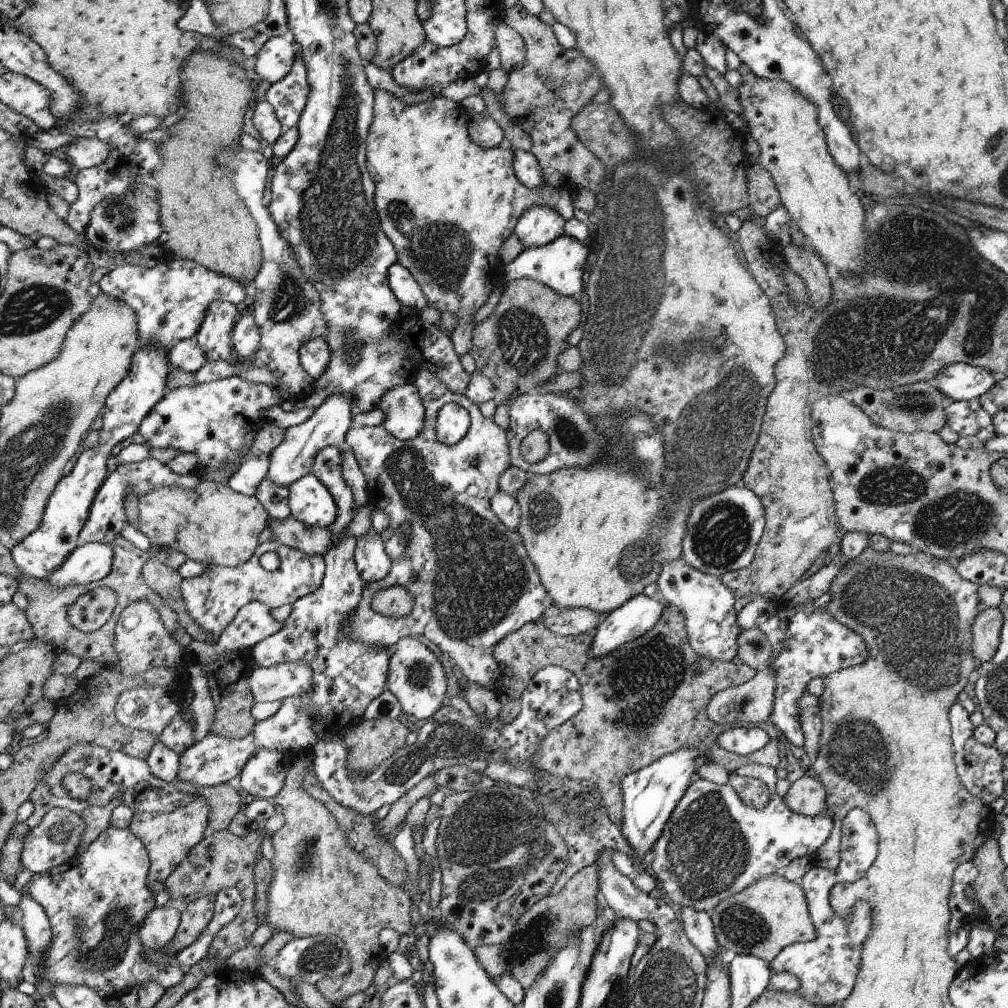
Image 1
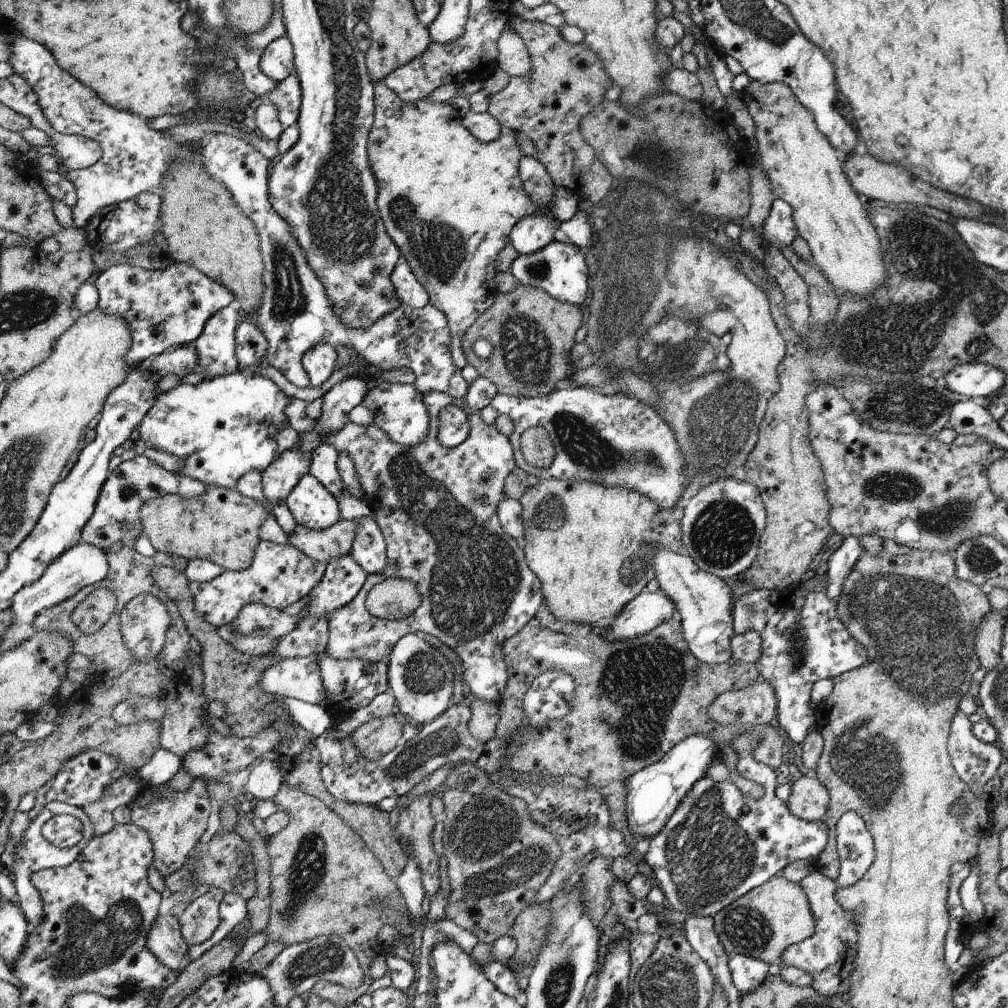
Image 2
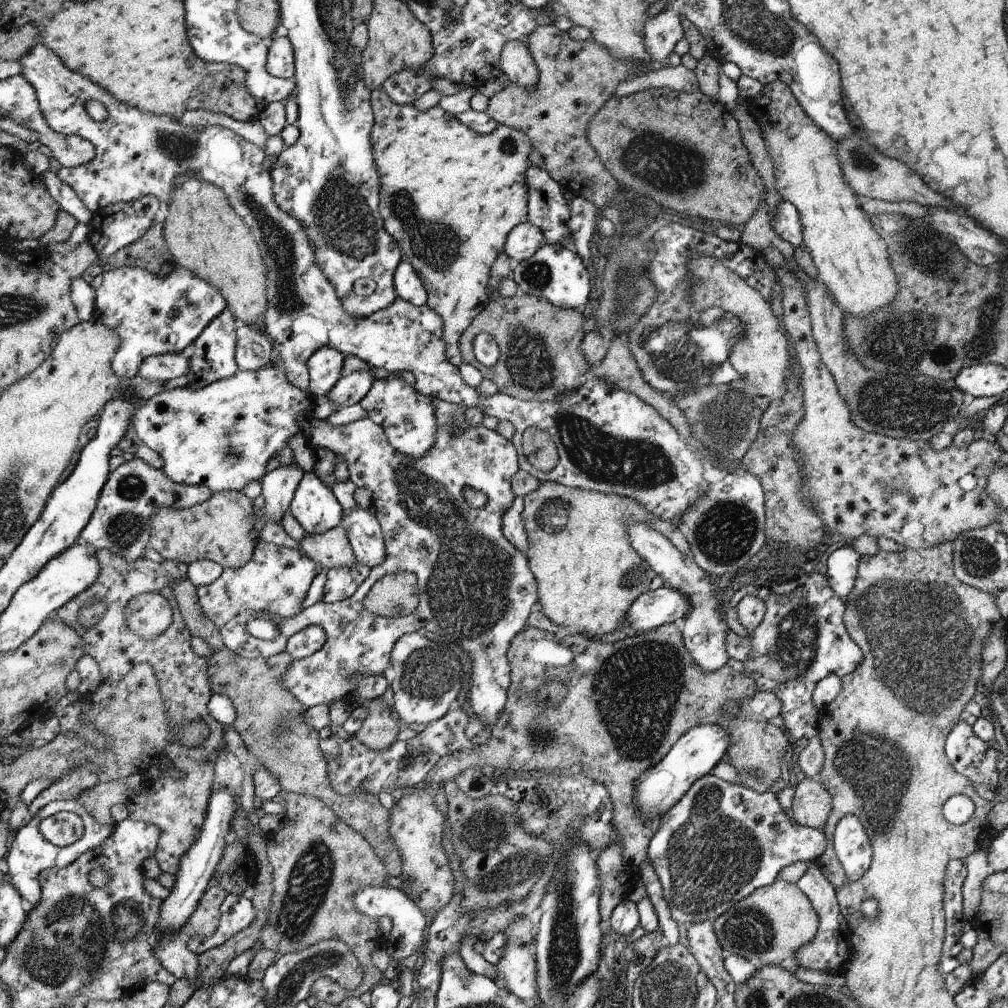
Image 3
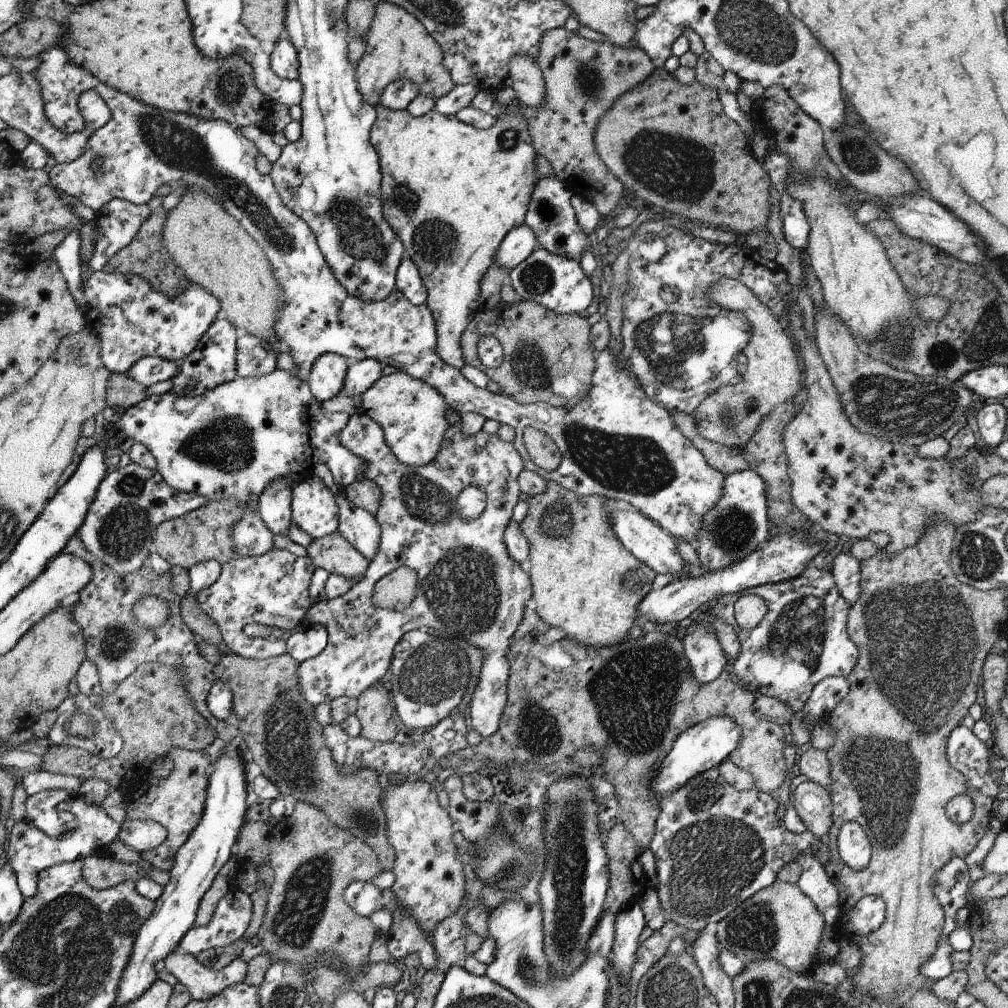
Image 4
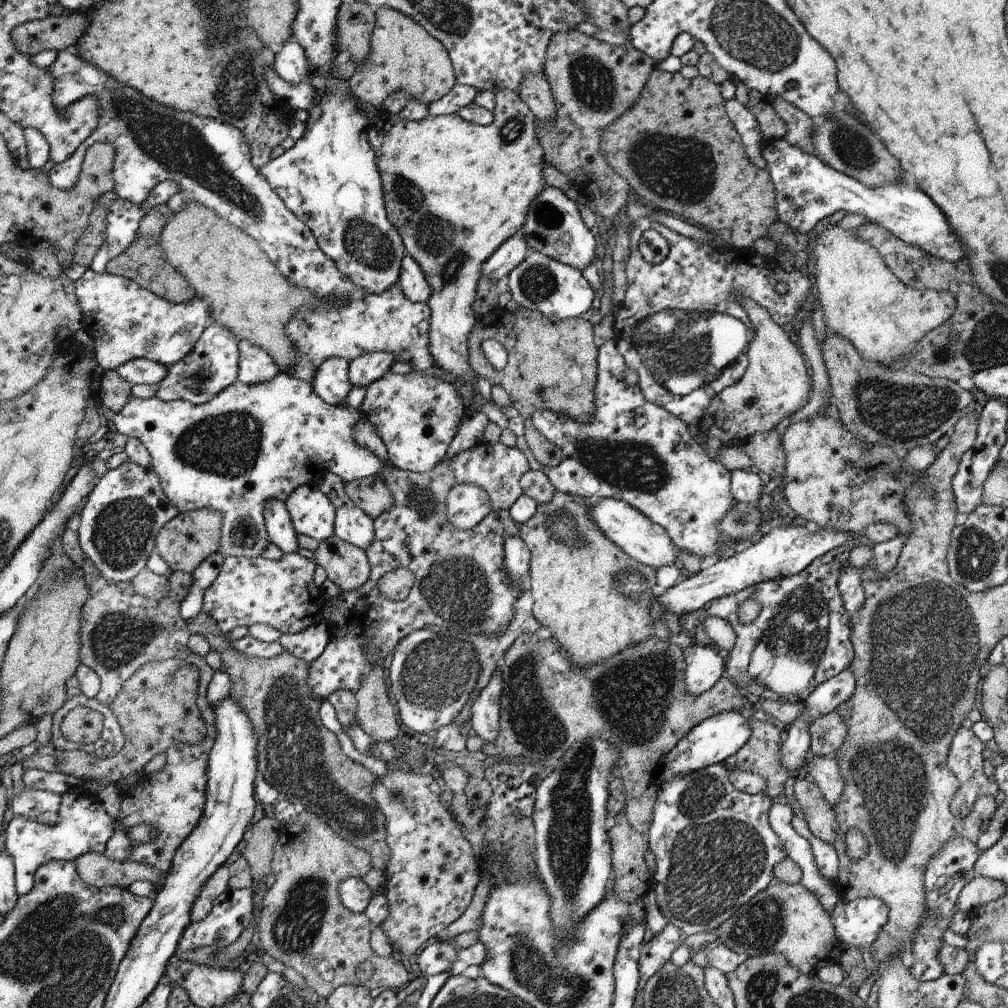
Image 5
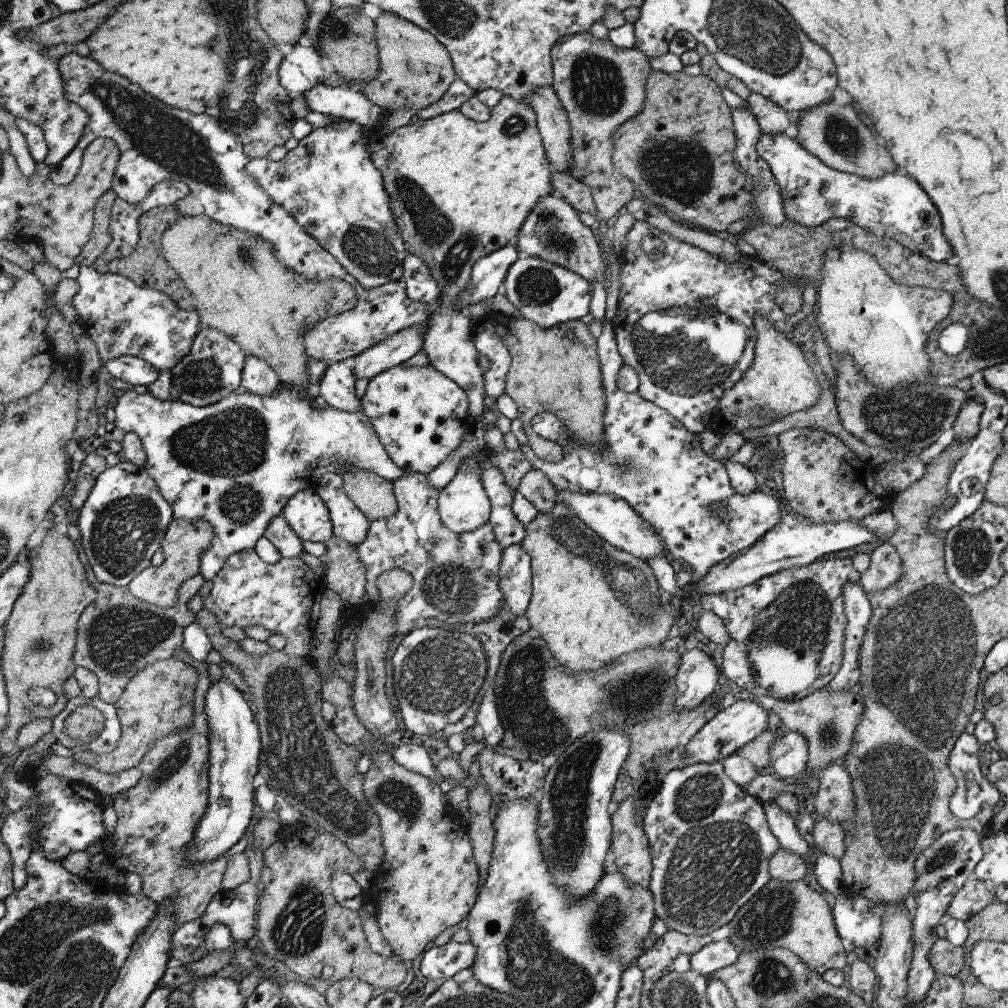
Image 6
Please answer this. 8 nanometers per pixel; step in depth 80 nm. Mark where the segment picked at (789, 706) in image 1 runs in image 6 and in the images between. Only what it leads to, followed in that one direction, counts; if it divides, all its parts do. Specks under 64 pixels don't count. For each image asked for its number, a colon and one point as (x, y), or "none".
2: (804, 640)
3: (802, 639)
4: (803, 639)
5: (802, 636)
6: (787, 631)

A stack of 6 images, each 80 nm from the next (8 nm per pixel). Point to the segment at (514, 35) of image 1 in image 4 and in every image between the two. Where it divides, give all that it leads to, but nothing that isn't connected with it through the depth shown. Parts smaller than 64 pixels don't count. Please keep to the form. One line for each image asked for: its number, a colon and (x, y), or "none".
2: (514, 58)
3: (516, 62)
4: (526, 78)

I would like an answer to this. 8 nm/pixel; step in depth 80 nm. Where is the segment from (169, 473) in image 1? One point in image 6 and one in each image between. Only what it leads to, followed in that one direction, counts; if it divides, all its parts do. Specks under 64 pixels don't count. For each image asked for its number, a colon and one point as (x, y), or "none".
2: (116, 519)
3: (121, 523)
4: (132, 501)
5: (127, 508)
6: (124, 520)

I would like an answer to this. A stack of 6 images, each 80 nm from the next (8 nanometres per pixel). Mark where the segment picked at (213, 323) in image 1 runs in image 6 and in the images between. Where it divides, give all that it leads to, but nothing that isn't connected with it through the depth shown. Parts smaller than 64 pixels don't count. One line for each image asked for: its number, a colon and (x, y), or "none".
2: (216, 346)
3: (214, 358)
4: (213, 362)
5: (213, 365)
6: (213, 368)

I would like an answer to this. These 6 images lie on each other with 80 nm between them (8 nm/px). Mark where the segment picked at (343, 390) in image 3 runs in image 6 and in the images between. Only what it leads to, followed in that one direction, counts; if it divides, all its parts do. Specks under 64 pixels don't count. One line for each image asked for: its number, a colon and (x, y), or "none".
4: (362, 375)
5: (365, 370)
6: (394, 351)

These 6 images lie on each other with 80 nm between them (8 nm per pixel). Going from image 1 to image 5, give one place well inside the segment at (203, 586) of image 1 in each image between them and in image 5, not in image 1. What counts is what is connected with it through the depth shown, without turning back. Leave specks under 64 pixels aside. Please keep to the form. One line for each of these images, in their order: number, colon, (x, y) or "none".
2: (279, 574)
3: (277, 580)
4: (275, 588)
5: (282, 593)

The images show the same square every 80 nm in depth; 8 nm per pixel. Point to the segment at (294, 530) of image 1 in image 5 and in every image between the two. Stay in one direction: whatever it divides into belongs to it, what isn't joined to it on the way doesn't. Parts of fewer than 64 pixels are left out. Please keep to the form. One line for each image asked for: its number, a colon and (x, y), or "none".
2: (333, 542)
3: (333, 549)
4: (335, 553)
5: (348, 566)

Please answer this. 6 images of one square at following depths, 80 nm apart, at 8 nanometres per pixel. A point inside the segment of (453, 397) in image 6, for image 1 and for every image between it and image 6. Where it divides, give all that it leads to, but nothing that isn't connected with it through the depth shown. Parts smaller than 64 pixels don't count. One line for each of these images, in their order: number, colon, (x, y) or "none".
1: (405, 412)
2: (400, 410)
3: (408, 416)
4: (413, 415)
5: (417, 416)

